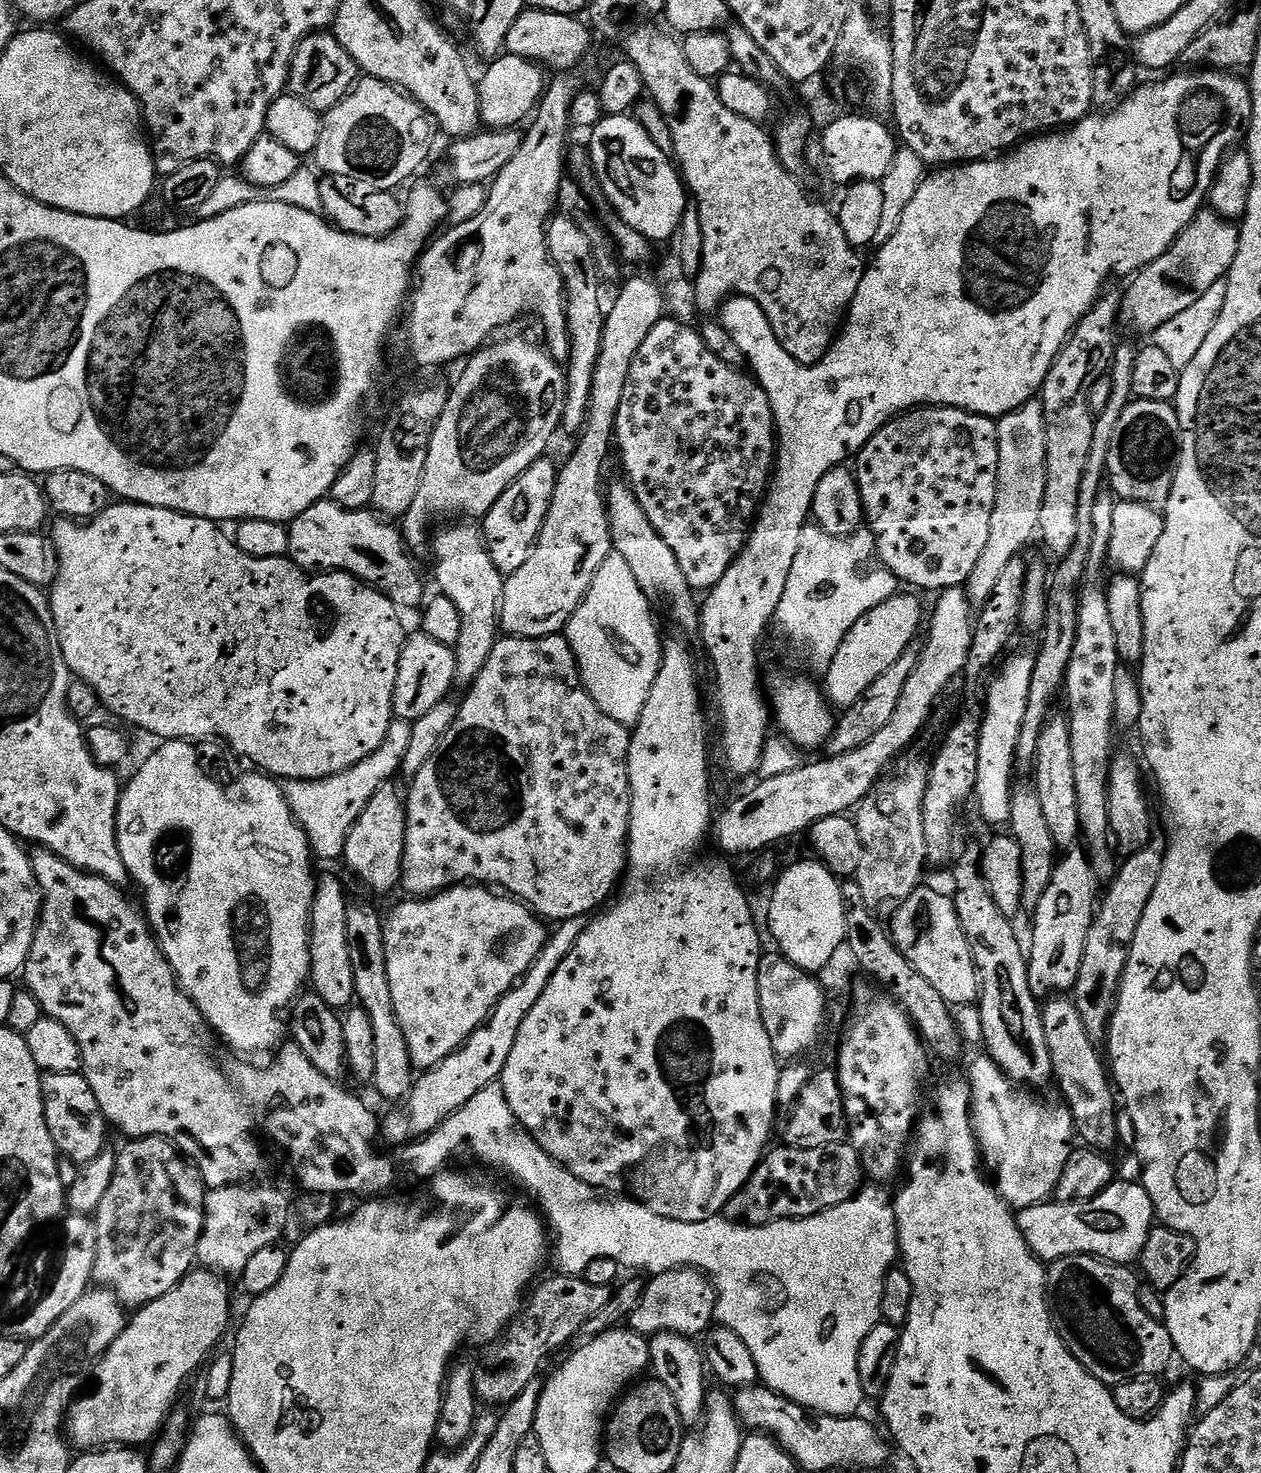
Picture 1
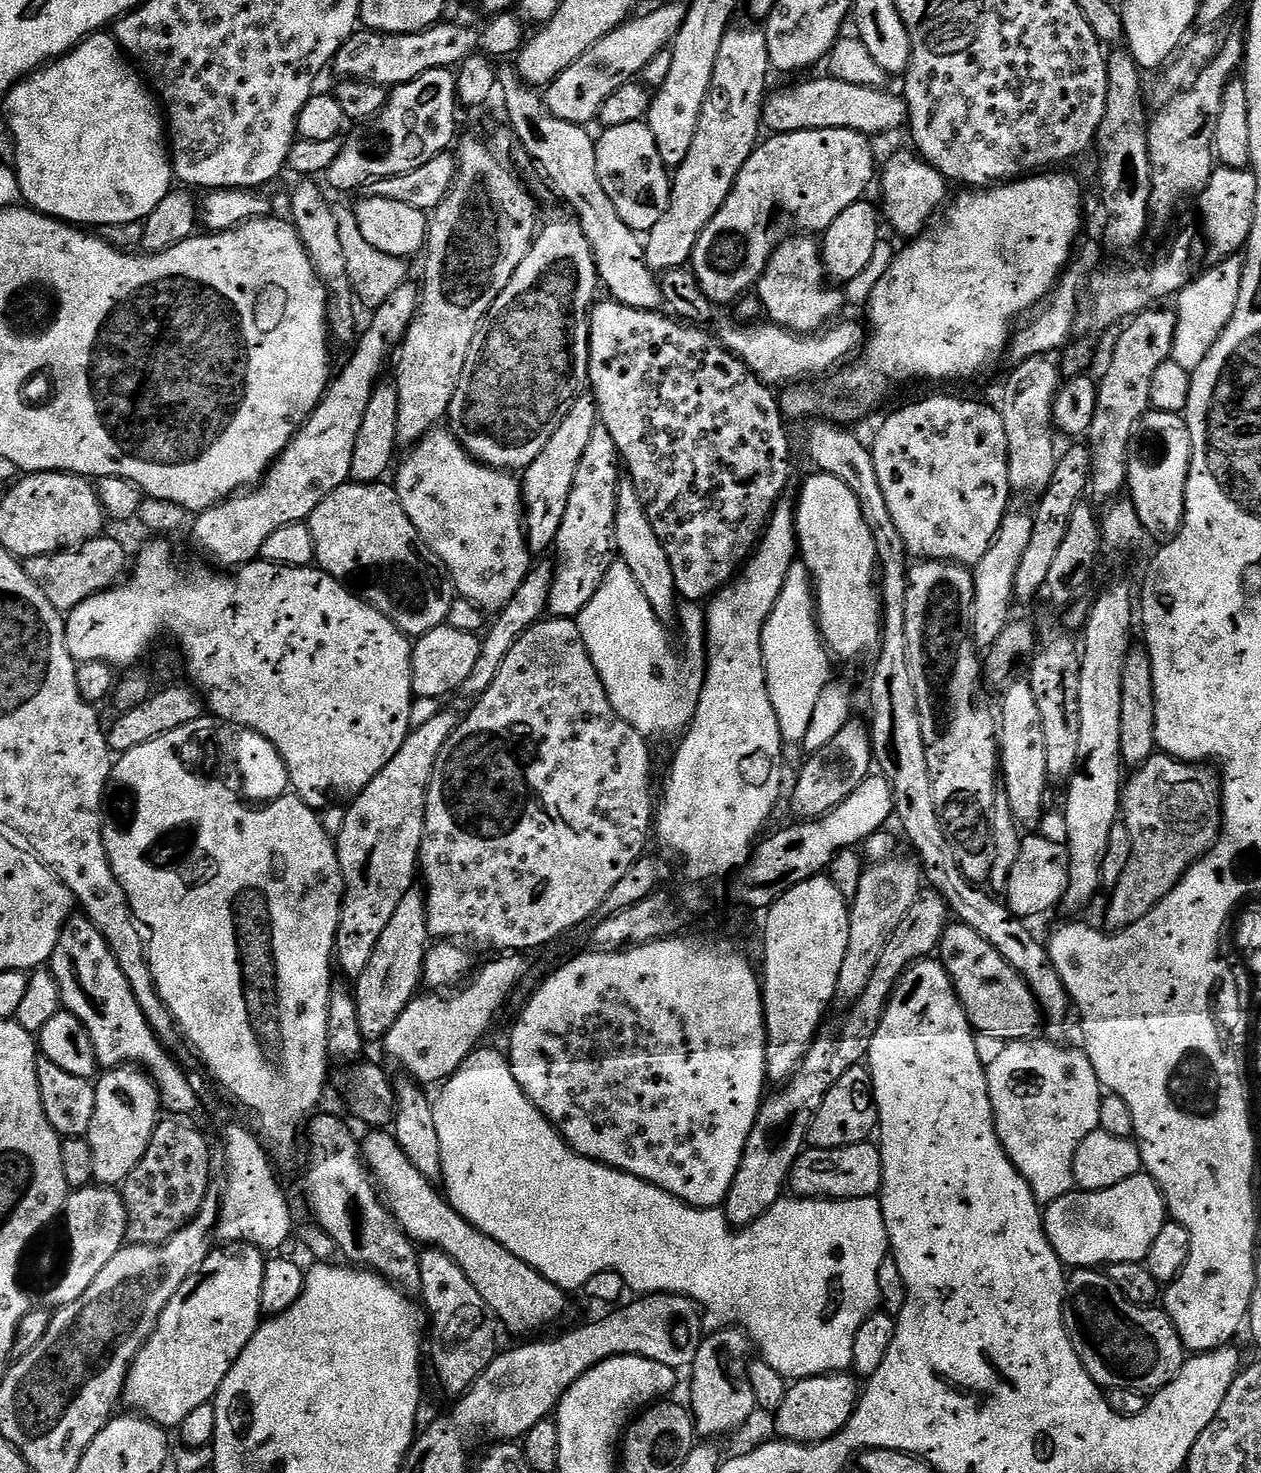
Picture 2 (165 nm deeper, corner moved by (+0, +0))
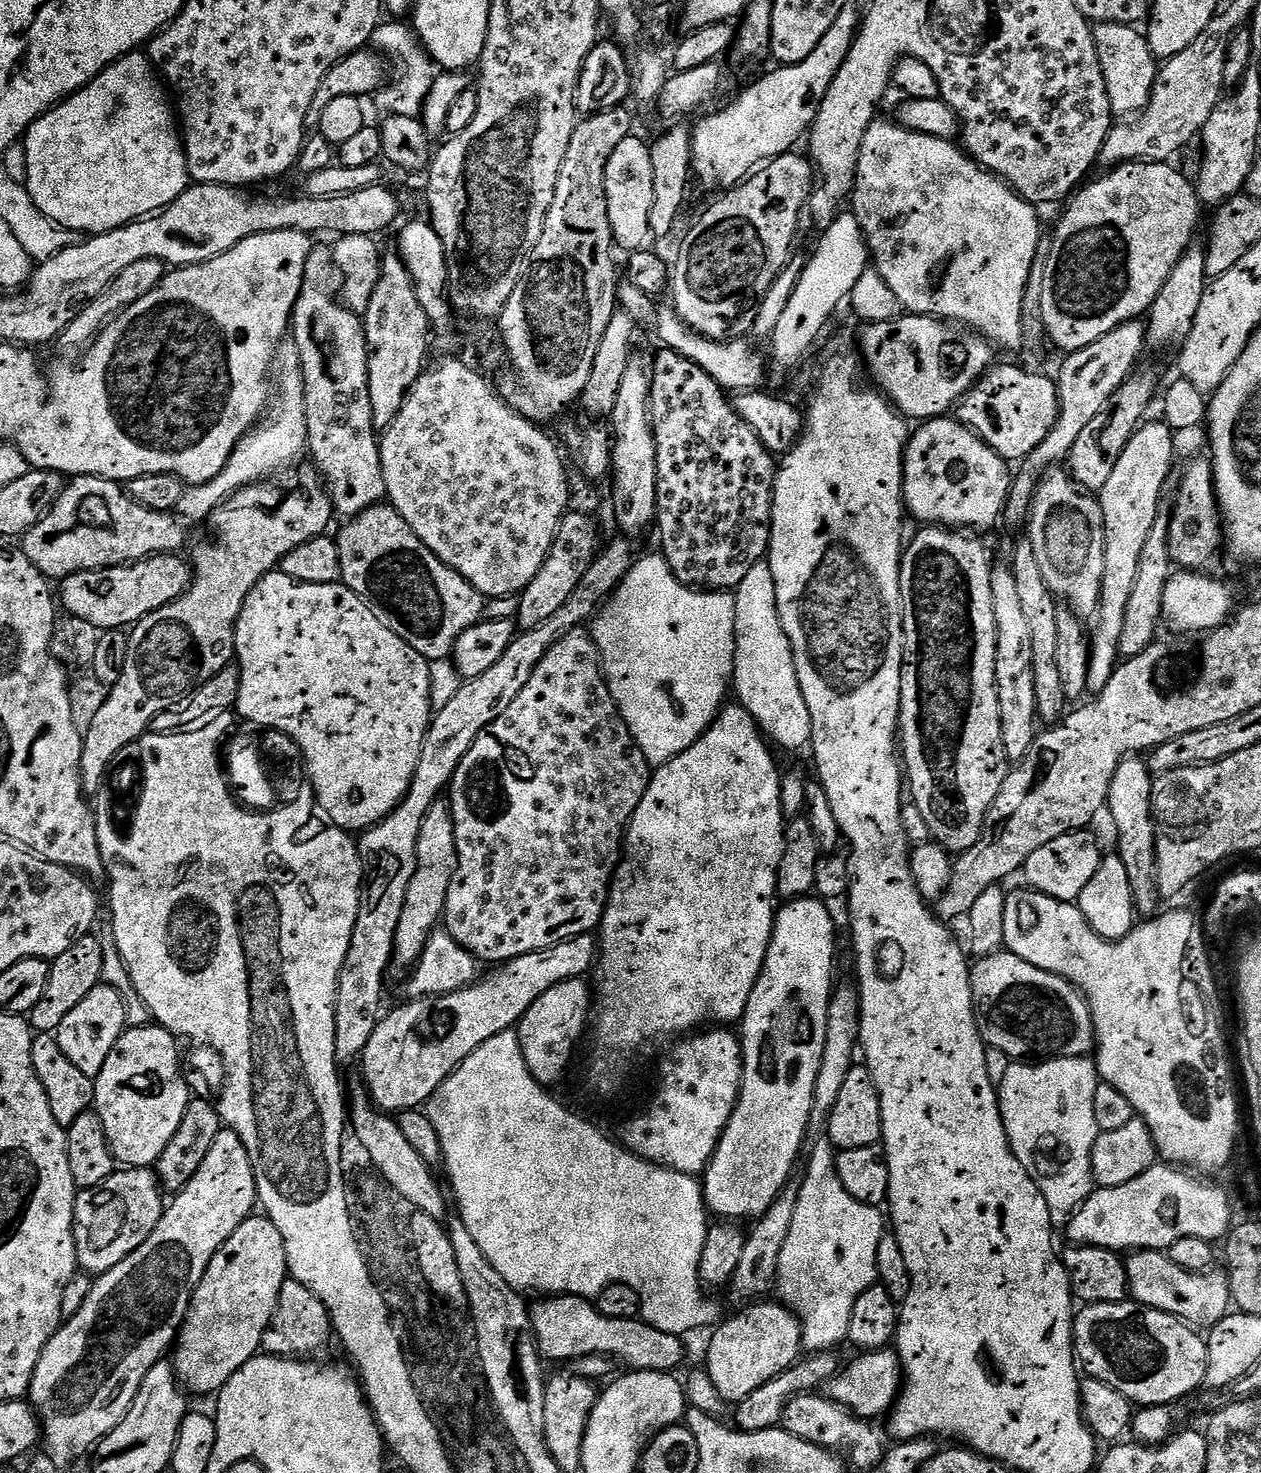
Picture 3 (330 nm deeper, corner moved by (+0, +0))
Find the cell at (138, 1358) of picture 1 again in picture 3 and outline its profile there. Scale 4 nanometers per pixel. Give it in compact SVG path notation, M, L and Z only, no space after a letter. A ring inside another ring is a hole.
M263 1214L249 1216L246 1222L242 1222L242 1226L238 1226L238 1230L234 1230L234 1234L230 1234L230 1238L226 1238L218 1254L214 1254L202 1282L192 1294L188 1317L184 1320L174 1345L176 1374L189 1393L197 1392L200 1396L210 1395L209 1397L219 1393L235 1372L242 1370L246 1362L258 1355L266 1330L272 1325L272 1315L276 1312L278 1298L287 1279L289 1275L286 1250L282 1234L278 1234L278 1226L274 1226L274 1222L270 1222Z

